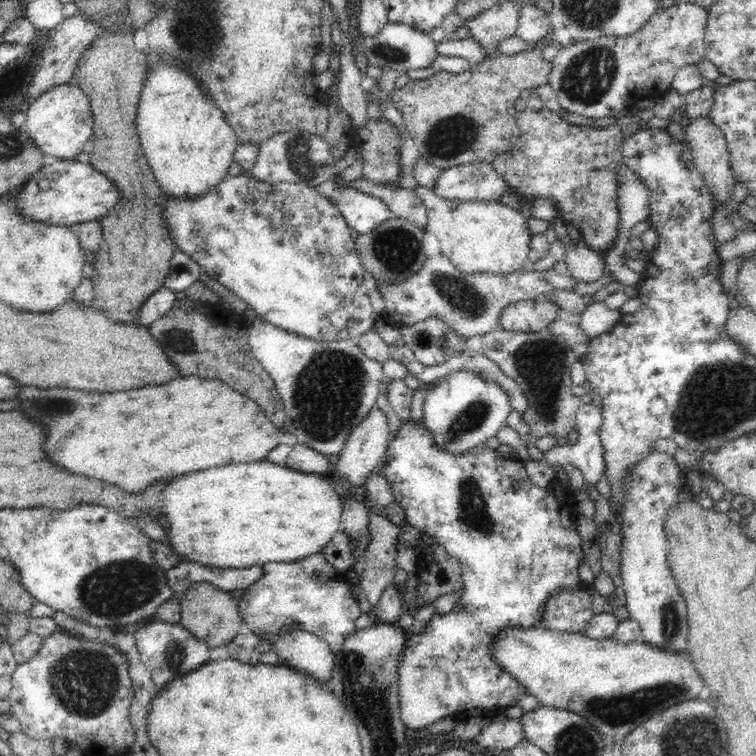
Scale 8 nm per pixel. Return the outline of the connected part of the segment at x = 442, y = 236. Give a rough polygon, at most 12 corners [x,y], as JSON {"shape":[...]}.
{"shape":[[418,185],[424,228],[466,275],[529,267],[524,212]]}

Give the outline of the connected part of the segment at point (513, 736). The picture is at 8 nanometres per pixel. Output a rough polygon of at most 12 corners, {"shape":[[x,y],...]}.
{"shape":[[494,719],[470,740],[496,752],[524,739],[520,719]]}

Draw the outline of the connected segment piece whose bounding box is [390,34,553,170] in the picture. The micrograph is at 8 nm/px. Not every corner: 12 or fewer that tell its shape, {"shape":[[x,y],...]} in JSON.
{"shape":[[542,50],[439,70],[391,94],[420,157],[447,169],[518,142]]}

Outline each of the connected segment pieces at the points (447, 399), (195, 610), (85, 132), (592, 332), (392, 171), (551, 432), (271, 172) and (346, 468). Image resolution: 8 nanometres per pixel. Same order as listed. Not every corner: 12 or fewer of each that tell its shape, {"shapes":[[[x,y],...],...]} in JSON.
{"shapes":[[[455,371],[427,392],[423,425],[464,454],[511,410],[498,383]],[[207,582],[177,596],[180,625],[211,649],[243,631],[238,600]],[[74,78],[39,94],[23,128],[49,160],[75,160],[92,136]],[[590,301],[578,325],[596,338],[612,330],[622,313]],[[385,118],[349,128],[364,179],[400,188],[401,131]],[[549,327],[498,328],[480,351],[523,391],[534,439],[568,436],[578,358]],[[292,129],[259,145],[260,182],[319,184],[336,174],[324,137]],[[375,405],[339,452],[349,498],[385,457],[388,420]]]}

